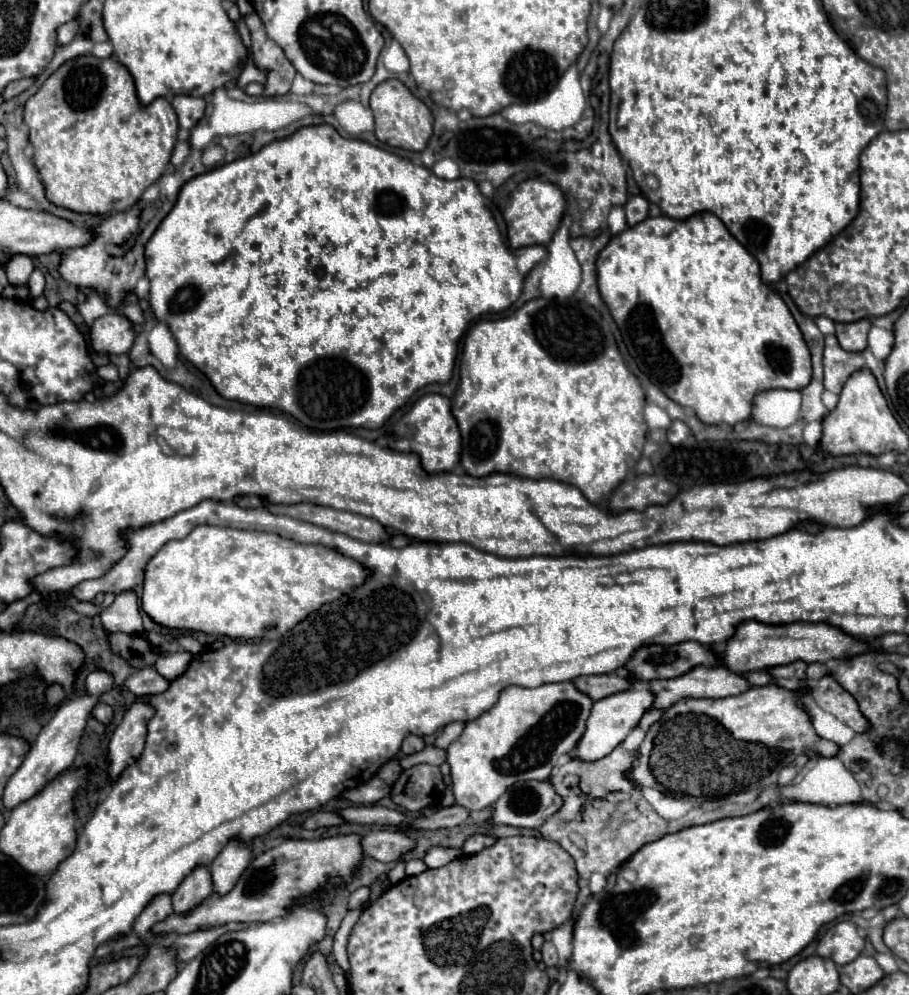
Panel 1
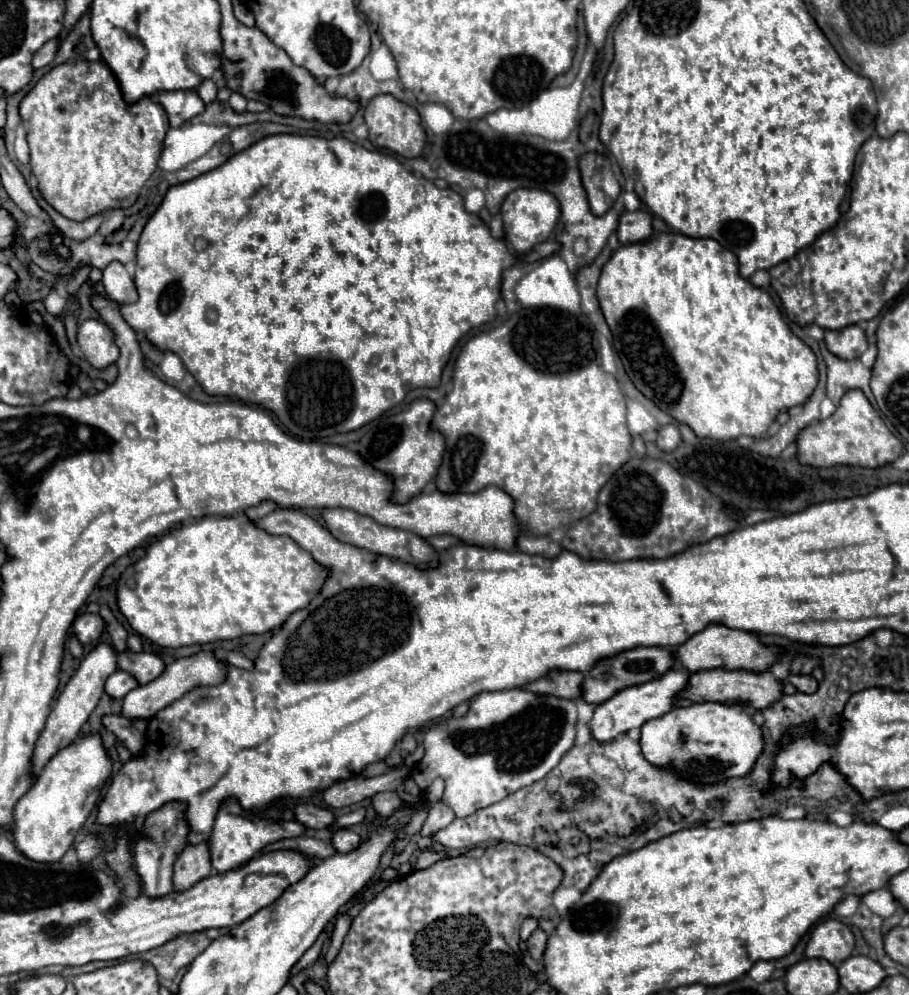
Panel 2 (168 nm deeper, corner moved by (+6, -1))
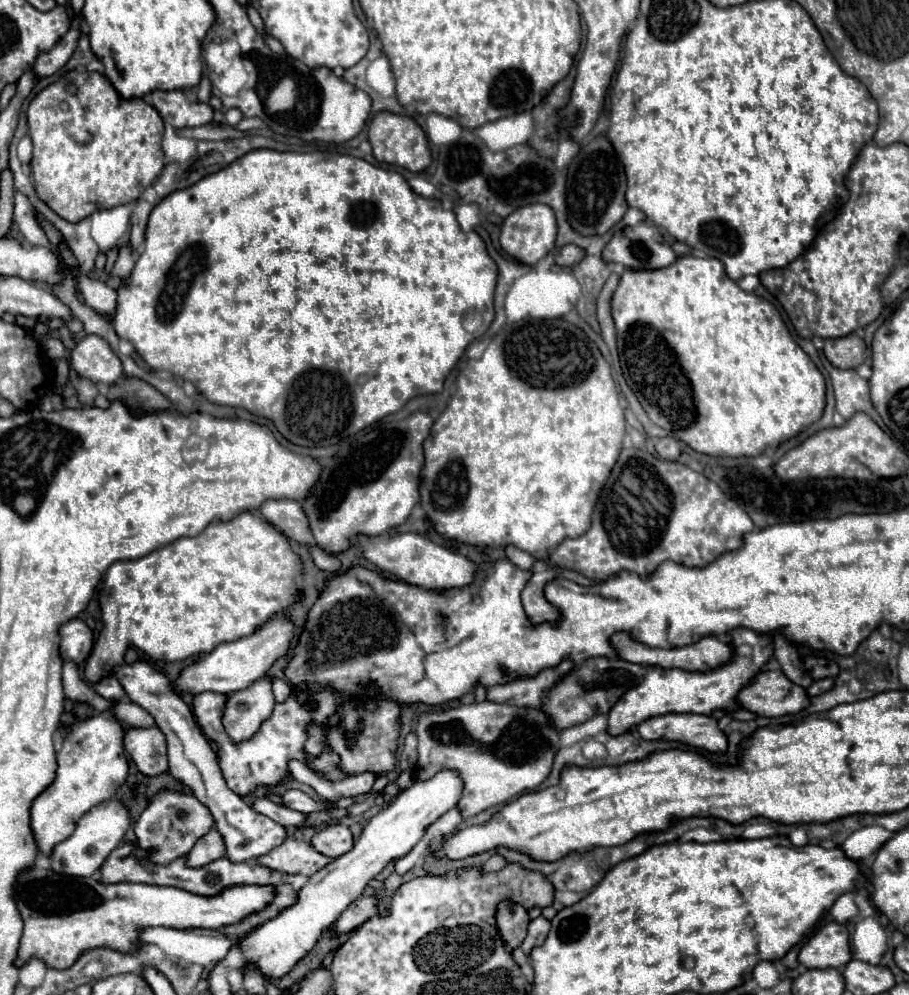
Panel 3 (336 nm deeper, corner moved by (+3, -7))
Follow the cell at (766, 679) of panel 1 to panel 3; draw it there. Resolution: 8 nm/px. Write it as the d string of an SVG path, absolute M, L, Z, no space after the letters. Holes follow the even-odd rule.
M825 678L815 681L806 691L809 697L813 698L817 695L821 695L834 687L834 678Z

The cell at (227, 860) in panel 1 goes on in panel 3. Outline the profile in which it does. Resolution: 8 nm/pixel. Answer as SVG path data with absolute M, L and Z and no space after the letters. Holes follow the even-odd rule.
M137 661L133 665L127 665L127 663L117 665L111 671L111 675L121 685L125 683L125 693L133 703L141 705L145 711L149 711L155 717L157 727L167 737L169 775L173 775L177 781L187 785L193 791L193 795L203 805L207 805L211 809L211 813L215 817L215 829L223 835L225 845L227 845L227 853L225 853L227 859L231 859L235 863L249 861L249 859L255 859L259 855L269 853L271 849L279 847L285 841L285 827L283 825L253 811L251 805L247 805L237 793L233 793L225 785L225 779L223 779L223 773L219 769L219 763L217 763L213 749L209 747L203 733L197 729L189 707L185 705L185 701L179 697L179 693L173 689L171 681L163 673L155 671L145 661Z

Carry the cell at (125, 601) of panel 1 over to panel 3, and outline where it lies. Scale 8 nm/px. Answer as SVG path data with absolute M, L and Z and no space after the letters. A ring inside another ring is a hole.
M71 619L59 629L59 655L77 665L83 665L93 647L93 633L81 619Z

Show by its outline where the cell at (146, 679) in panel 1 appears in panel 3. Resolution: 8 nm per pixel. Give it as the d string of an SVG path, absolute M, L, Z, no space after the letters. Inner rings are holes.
M113 675L103 677L101 681L93 683L93 689L95 689L101 697L105 697L107 701L121 701L121 699L125 697L123 687L119 685L119 681L117 681Z

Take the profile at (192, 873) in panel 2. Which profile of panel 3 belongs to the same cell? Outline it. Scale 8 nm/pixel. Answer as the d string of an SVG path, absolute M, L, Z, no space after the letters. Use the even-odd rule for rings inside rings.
M211 829L211 833L207 833L205 837L201 837L195 847L189 853L189 865L191 867L203 867L219 857L225 855L225 845L223 845L223 837L217 829Z

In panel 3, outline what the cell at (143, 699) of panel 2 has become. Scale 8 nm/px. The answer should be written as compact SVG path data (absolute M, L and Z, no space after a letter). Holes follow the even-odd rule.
M279 613L271 617L265 625L261 625L253 635L241 637L231 643L221 643L219 647L215 647L209 655L205 655L203 661L187 667L173 687L177 691L189 691L193 695L203 691L227 695L245 689L247 685L263 677L279 657L287 655L293 637L295 637L295 623L289 619L287 613Z

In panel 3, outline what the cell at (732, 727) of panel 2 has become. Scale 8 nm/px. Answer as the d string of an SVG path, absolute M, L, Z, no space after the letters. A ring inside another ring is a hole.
M667 713L645 719L637 725L642 739L669 739L681 741L691 747L707 749L713 753L723 753L727 749L727 739L717 727L717 721L707 715L697 713Z

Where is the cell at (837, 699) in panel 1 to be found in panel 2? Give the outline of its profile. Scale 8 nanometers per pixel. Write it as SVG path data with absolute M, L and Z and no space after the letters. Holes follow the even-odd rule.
M788 675L788 681L800 693L806 693L806 695L812 695L812 691L816 691L816 687L818 687L818 681L812 675Z

